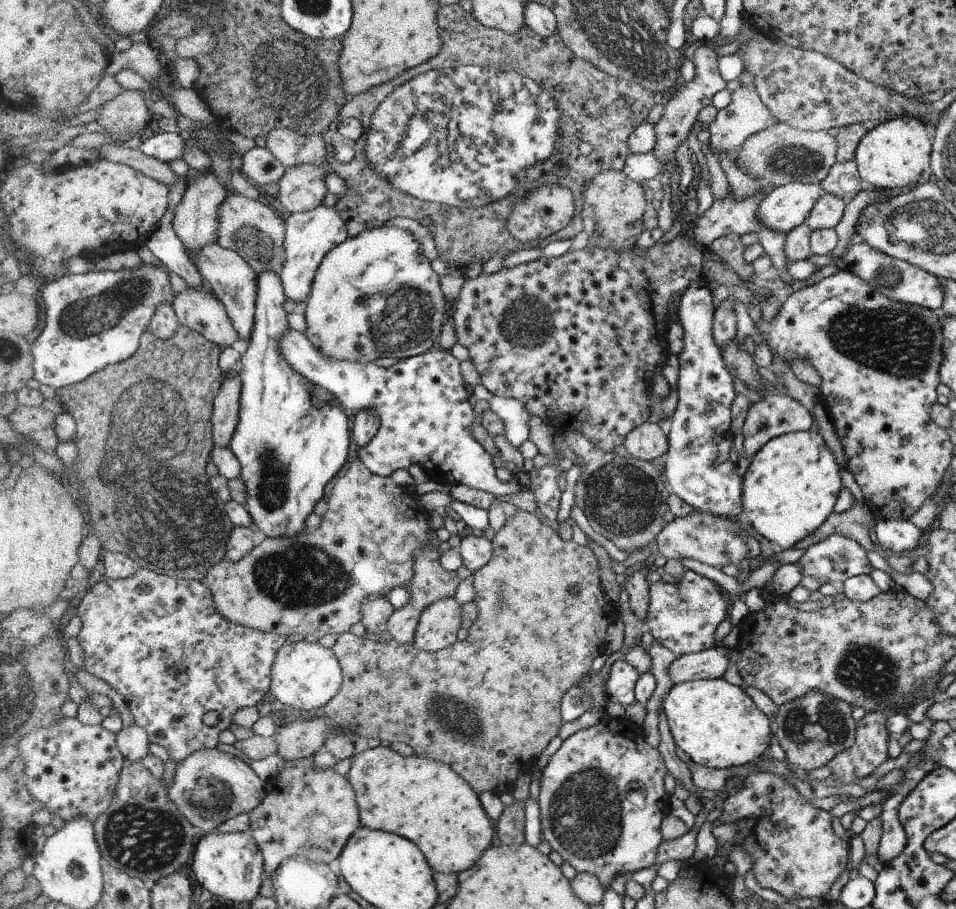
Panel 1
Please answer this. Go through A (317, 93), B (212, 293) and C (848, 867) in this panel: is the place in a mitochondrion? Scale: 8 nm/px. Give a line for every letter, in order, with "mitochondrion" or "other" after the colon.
A: mitochondrion
B: other
C: other

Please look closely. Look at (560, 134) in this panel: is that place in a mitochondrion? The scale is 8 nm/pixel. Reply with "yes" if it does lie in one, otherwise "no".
no

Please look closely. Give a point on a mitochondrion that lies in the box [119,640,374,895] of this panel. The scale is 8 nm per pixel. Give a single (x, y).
(211, 796)

